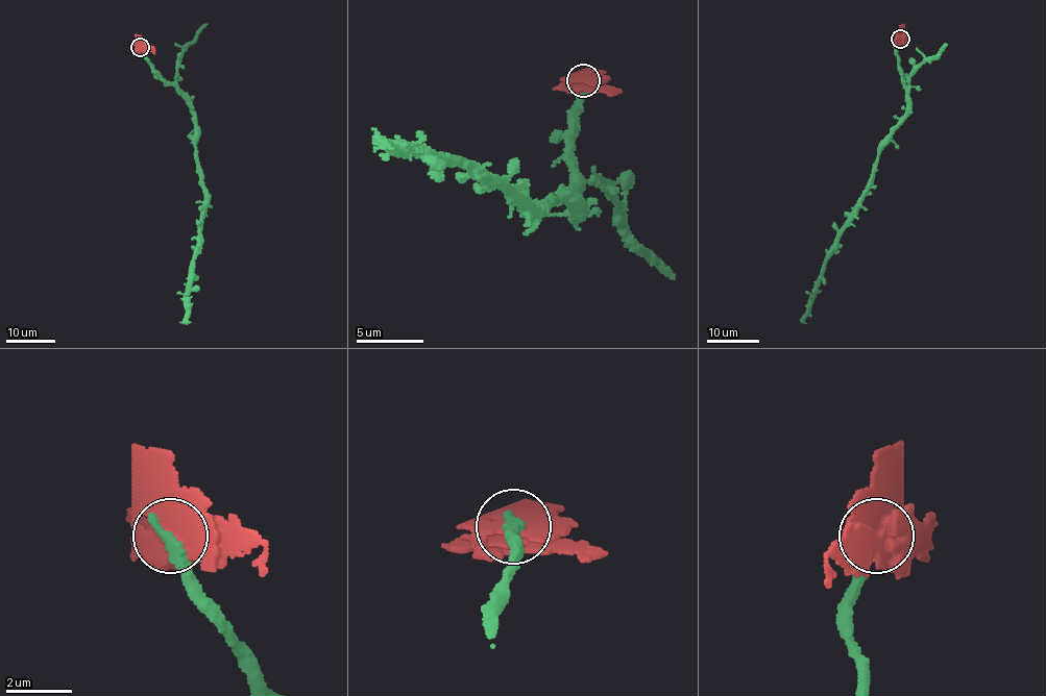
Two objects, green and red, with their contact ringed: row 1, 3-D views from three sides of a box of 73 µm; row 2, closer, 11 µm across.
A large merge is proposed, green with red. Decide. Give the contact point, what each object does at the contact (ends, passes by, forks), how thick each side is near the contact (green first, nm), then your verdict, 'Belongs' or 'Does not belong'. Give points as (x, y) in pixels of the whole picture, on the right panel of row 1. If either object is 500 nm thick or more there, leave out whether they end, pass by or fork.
Place: (900, 39). At the ring green ends. At the ring red passes by. Thickness 340 nm (green) against 320 nm. Does not belong

